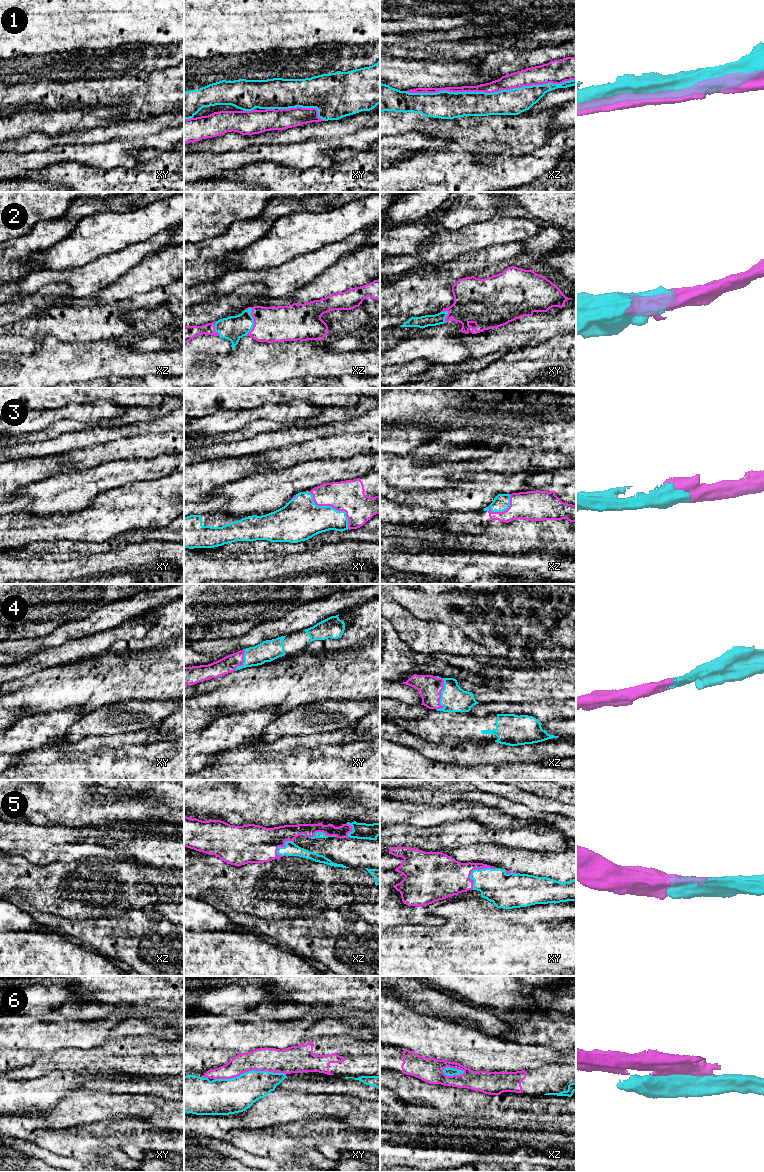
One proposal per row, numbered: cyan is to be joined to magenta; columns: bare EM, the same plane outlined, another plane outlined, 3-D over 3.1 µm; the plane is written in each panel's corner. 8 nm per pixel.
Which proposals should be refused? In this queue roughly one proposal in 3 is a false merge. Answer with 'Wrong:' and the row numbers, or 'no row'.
Wrong: 1, 6

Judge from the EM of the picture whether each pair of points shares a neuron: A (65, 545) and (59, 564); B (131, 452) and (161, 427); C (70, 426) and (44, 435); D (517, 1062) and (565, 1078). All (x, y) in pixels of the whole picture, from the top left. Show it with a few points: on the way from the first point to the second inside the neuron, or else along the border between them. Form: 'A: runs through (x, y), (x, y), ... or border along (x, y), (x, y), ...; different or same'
A: border along (87, 552), (46, 552), (40, 554); different
B: border along (173, 430), (145, 433), (143, 435); different
C: runs through (64, 426), (50, 432); same
D: border along (560, 1063), (549, 1063), (540, 1068), (525, 1070); different

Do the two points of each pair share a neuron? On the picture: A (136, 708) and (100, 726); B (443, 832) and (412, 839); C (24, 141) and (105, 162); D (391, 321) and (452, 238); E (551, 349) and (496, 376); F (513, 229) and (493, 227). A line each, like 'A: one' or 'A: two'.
A: one
B: one
C: two
D: two
E: one
F: one

